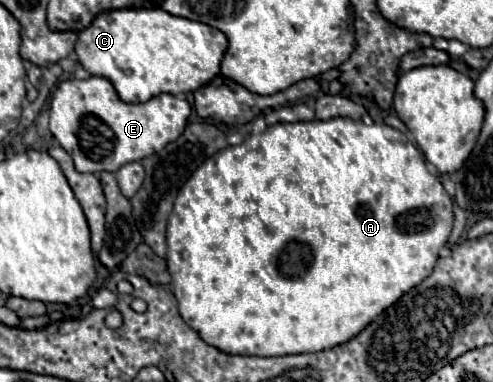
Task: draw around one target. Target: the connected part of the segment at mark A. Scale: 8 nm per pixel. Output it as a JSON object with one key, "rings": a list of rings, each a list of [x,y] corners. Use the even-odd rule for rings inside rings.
{"rings":[[[335,117],[329,121],[307,121],[307,123],[277,123],[267,127],[263,133],[259,135],[251,135],[249,139],[245,139],[241,145],[235,147],[227,147],[223,151],[219,151],[215,157],[209,157],[191,177],[189,181],[181,187],[179,197],[175,199],[175,207],[169,215],[169,223],[167,223],[167,269],[171,273],[170,290],[177,297],[177,305],[179,305],[179,313],[185,319],[187,325],[191,325],[205,343],[225,351],[225,353],[233,353],[233,355],[261,355],[261,357],[273,357],[273,355],[295,355],[295,353],[315,353],[315,351],[323,351],[329,347],[335,347],[337,343],[347,343],[349,339],[353,339],[353,335],[359,335],[381,311],[385,311],[387,307],[391,307],[401,295],[405,295],[405,291],[411,291],[417,283],[421,283],[425,277],[431,275],[433,267],[439,258],[439,249],[447,243],[449,233],[453,227],[453,201],[447,195],[447,191],[443,189],[443,185],[437,181],[437,177],[427,169],[423,157],[419,155],[419,151],[407,141],[407,137],[389,127],[389,125],[365,125],[363,121],[353,121],[353,119],[343,119],[343,117]]]}

